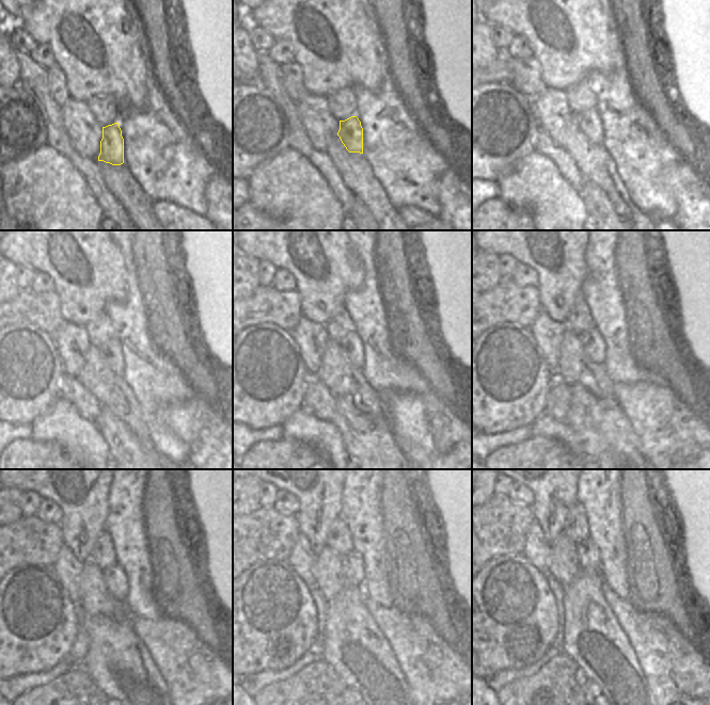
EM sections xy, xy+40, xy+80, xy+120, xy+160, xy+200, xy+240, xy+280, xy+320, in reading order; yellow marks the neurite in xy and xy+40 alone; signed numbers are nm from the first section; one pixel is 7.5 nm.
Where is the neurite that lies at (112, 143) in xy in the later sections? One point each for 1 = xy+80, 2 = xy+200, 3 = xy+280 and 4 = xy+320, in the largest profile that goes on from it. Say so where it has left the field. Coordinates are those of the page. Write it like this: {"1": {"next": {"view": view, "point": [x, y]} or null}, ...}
{"1": {"next": {"view": "xy+80", "point": [589, 122]}}, "2": {"next": {"view": "xy+200", "point": [593, 342]}}, "3": {"next": {"view": "xy+280", "point": [353, 575]}}, "4": {"next": {"view": "xy+320", "point": [589, 556]}}}

